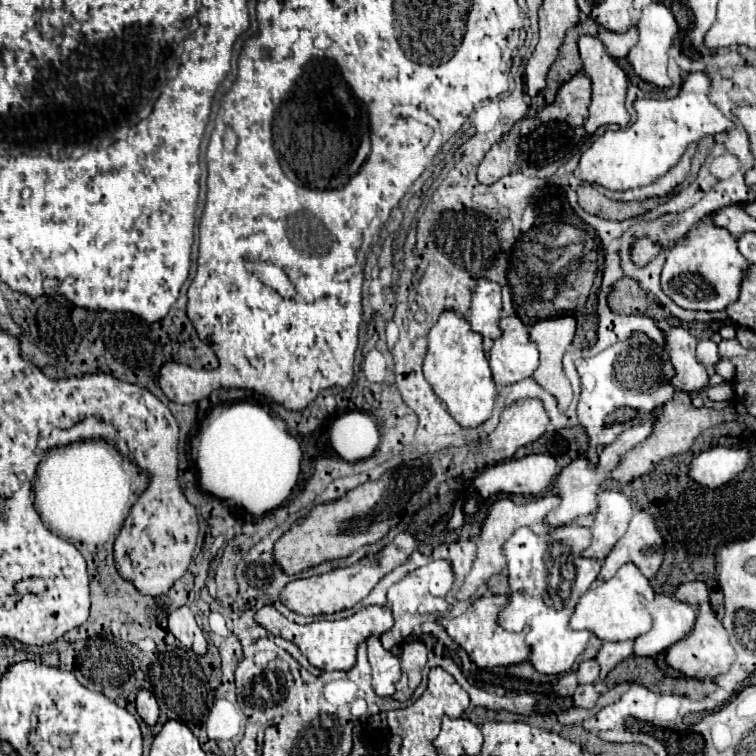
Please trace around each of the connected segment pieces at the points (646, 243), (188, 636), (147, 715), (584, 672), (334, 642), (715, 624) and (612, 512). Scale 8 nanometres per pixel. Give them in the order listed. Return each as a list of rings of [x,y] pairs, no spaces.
[[[642,238],[632,246],[632,258],[636,264],[646,264],[658,254],[658,250],[660,250],[658,244],[652,244],[648,238]]]
[[[182,606],[178,610],[174,610],[168,616],[168,630],[186,646],[192,648],[196,654],[204,654],[206,652],[206,638],[200,630],[200,626],[194,620],[194,614],[188,606]]]
[[[138,690],[138,696],[136,696],[136,710],[138,714],[142,716],[142,720],[148,724],[148,726],[154,726],[156,720],[158,720],[158,704],[156,704],[156,698],[152,696],[150,690]]]
[[[584,660],[576,674],[578,674],[578,684],[594,684],[598,680],[600,666],[596,664],[596,660]]]
[[[272,606],[260,608],[254,618],[270,634],[294,642],[302,650],[302,654],[310,660],[312,666],[316,666],[320,670],[344,670],[344,672],[348,672],[356,664],[356,650],[364,640],[368,640],[372,634],[376,634],[376,636],[384,634],[394,624],[392,610],[388,606],[366,606],[366,608],[358,610],[356,614],[352,614],[348,618],[342,618],[342,620],[334,620],[334,622],[316,620],[316,622],[304,624],[304,626],[300,626],[296,622],[290,622],[286,616],[282,616]]]
[[[700,580],[686,582],[676,590],[676,598],[694,606],[698,610],[698,618],[696,618],[696,624],[694,624],[692,632],[686,638],[678,640],[674,646],[670,646],[670,650],[666,652],[666,662],[678,672],[682,672],[690,678],[702,678],[702,680],[704,678],[716,678],[718,674],[728,672],[732,662],[736,660],[736,654],[734,654],[734,648],[730,646],[726,628],[722,626],[720,620],[716,620],[716,616],[712,612],[706,584],[700,582]]]
[[[604,490],[598,494],[600,508],[592,526],[592,544],[582,552],[586,558],[604,560],[614,544],[624,536],[628,522],[632,518],[632,504],[622,492]]]

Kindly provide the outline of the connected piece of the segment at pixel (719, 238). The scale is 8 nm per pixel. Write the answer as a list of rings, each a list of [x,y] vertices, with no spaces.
[[[704,216],[668,252],[662,270],[662,290],[688,310],[726,310],[728,304],[738,300],[748,266],[750,262],[740,254],[736,238],[726,228],[716,226],[712,216]]]

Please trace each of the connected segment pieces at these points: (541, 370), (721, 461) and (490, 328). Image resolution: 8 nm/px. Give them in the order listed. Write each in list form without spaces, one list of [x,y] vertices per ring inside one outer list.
[[[560,316],[556,320],[540,320],[532,326],[530,338],[538,344],[540,366],[534,372],[534,378],[550,394],[556,396],[558,406],[564,410],[572,400],[572,386],[562,370],[562,356],[572,344],[576,334],[576,318]]]
[[[716,446],[692,456],[688,478],[706,488],[722,488],[750,466],[750,450],[744,446]]]
[[[480,278],[478,286],[472,296],[472,306],[470,306],[470,326],[474,332],[480,332],[484,338],[496,340],[500,332],[500,312],[502,312],[502,294],[500,294],[500,284]]]

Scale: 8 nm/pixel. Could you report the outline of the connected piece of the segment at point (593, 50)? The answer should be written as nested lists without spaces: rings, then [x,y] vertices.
[[[580,36],[580,56],[582,56],[582,64],[584,64],[584,72],[590,76],[592,80],[592,104],[590,104],[590,118],[585,124],[587,136],[591,136],[606,124],[618,124],[620,128],[626,128],[626,124],[630,122],[630,114],[624,106],[626,100],[626,88],[628,88],[628,76],[626,72],[616,64],[616,60],[612,56],[608,56],[604,44],[594,38],[594,36]]]

